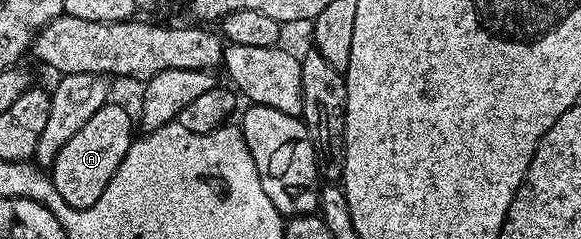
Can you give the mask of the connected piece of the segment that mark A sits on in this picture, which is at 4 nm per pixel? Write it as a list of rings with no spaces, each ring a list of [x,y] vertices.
[[[109,102],[104,104],[97,113],[62,147],[58,157],[50,168],[52,183],[61,194],[68,207],[90,208],[105,192],[110,177],[125,159],[129,146],[132,144],[134,119],[120,105]]]

